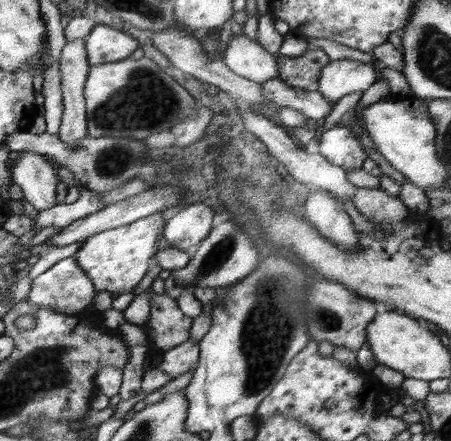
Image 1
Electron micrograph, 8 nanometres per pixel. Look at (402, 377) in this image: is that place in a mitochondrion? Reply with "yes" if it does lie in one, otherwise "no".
no

